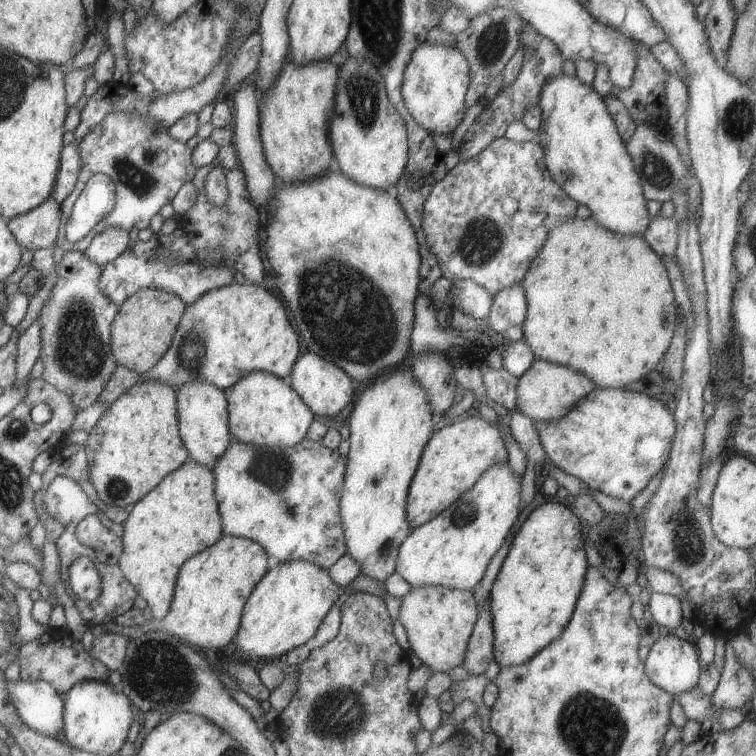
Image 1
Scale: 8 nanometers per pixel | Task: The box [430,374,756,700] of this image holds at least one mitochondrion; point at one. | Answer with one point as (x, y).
(687, 543)

